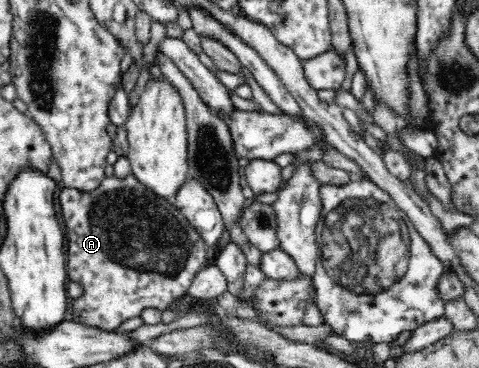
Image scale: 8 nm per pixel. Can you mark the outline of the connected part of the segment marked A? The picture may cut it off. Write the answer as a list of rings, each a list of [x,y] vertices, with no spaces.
[[[133,174],[122,179],[115,175],[105,177],[91,192],[65,187],[59,194],[59,202],[67,229],[67,274],[84,288],[83,296],[69,300],[72,320],[81,325],[111,332],[124,320],[139,316],[145,308],[163,311],[174,298],[188,292],[197,272],[205,267],[207,244],[201,235],[175,203],[158,197]]]

